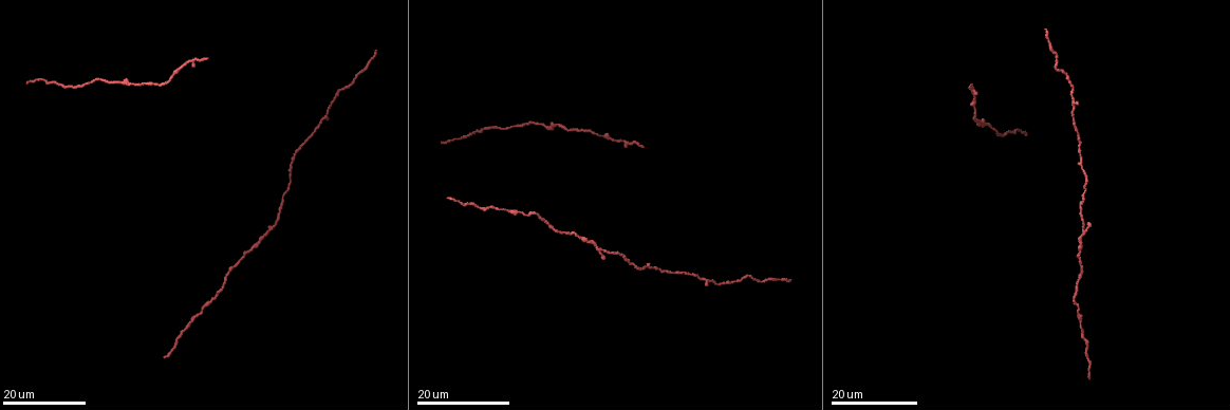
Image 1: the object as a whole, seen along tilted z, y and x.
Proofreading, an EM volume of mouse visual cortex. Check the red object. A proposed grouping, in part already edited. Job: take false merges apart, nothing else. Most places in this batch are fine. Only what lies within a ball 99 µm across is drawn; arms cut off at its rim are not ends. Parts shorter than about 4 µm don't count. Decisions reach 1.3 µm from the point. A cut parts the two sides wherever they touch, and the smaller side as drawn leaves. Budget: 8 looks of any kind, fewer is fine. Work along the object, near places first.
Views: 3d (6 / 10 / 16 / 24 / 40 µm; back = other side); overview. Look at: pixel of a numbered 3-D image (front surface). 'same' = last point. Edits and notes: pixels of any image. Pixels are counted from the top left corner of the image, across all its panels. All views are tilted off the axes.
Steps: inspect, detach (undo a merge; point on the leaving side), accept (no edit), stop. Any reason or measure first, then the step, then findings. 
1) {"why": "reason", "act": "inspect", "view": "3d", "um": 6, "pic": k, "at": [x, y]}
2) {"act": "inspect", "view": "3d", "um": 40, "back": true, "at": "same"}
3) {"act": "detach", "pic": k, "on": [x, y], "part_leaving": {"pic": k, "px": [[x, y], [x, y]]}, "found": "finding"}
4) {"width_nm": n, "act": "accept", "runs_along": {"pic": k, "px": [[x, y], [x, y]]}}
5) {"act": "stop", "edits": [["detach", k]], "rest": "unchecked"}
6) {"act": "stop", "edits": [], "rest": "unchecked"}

{"why": "calibre changes", "act": "inspect", "view": "3d", "um": 24, "pic": 1, "at": [547, 129]}

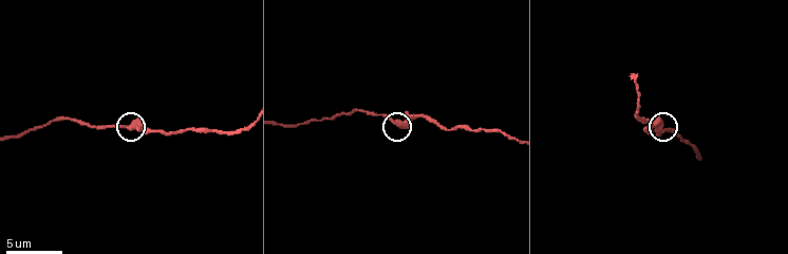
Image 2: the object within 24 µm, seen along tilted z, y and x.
{"act": "inspect", "view": "3d", "um": 10, "pic": 2, "at": [659, 128]}

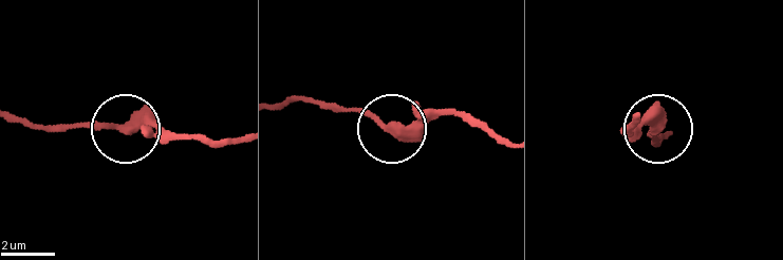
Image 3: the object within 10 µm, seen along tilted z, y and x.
{"act": "accept", "runs_along": {"pic": 3, "px": [[502, 143], [444, 111], [391, 131], [336, 104]]}, "found": "one cell here"}

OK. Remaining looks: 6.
{"why": "a narrow waist", "act": "inspect", "view": "3d", "um": 24, "pic": 1, "at": [481, 128]}

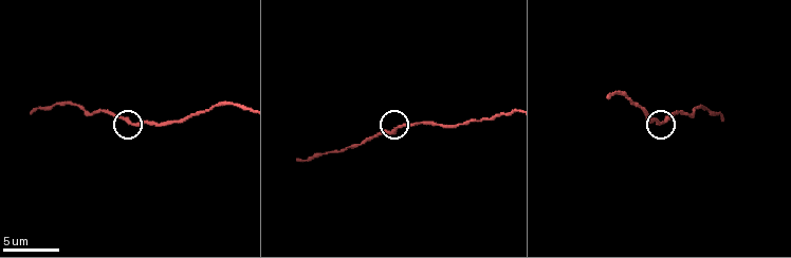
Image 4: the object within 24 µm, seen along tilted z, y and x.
{"act": "inspect", "view": "3d", "um": 10, "pic": 4, "at": [660, 121]}

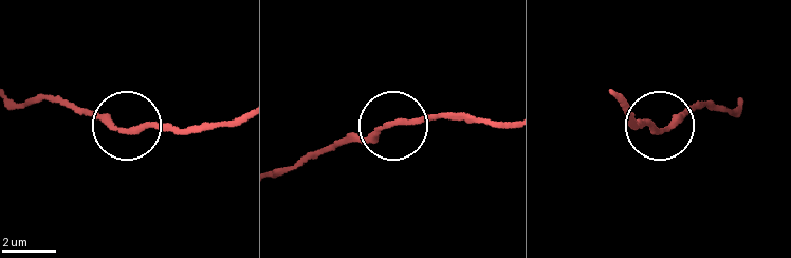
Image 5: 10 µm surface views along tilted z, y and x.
{"why": "zoom in", "act": "inspect", "view": "3d", "um": 6, "pic": 5, "at": [120, 131]}

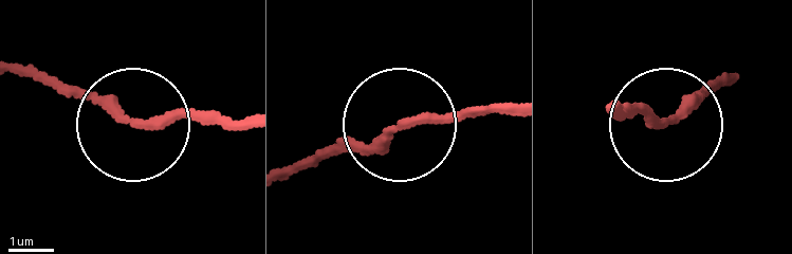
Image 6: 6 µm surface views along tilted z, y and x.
{"act": "accept", "runs_along": {"pic": 6, "px": [[505, 112], [474, 107], [445, 123], [391, 126], [329, 152]]}, "found": "one cell here"}

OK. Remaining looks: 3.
{"why": "sudden change in width", "act": "inspect", "view": "3d", "um": 24, "pic": 1, "at": [723, 283]}

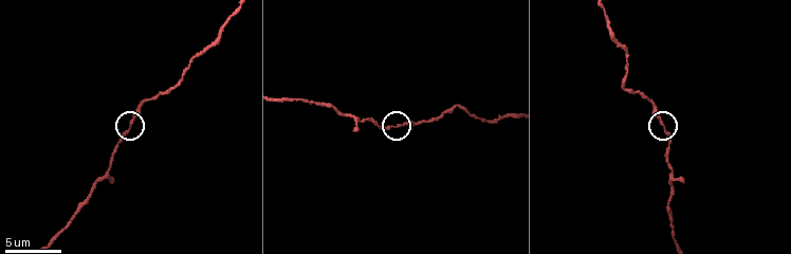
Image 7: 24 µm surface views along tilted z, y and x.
{"act": "inspect", "view": "3d", "um": 10, "pic": 7, "at": [127, 128]}

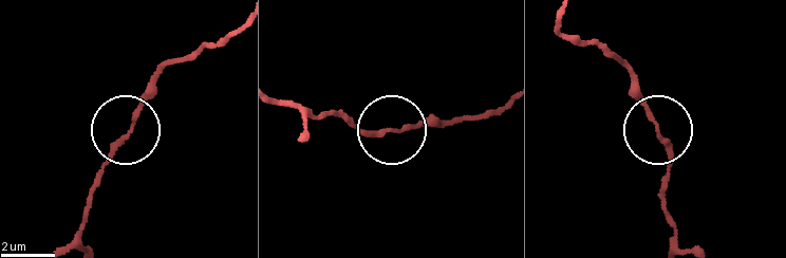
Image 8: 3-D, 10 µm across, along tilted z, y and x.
{"act": "accept", "runs_along": {"pic": 8, "px": [[64, 245], [82, 219], [97, 171], [164, 73]]}, "found": "continuous, no second cell"}

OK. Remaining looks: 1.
{"why": "side arm on a straight run", "act": "inspect", "view": "3d", "um": 6, "pic": 7, "at": [108, 171]}

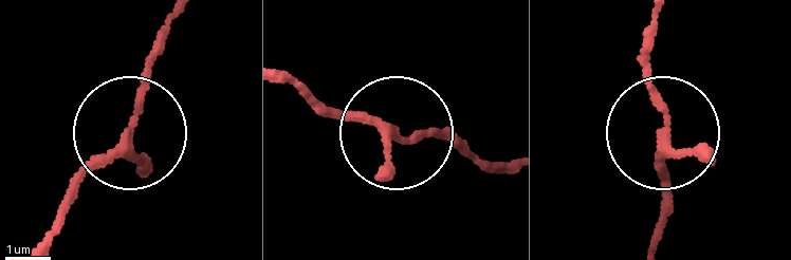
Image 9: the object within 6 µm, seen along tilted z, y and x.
{"width_nm": 160, "act": "accept", "found": "one cell here"}

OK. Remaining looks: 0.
{"act": "stop", "edits": [], "rest": "unchecked"}

